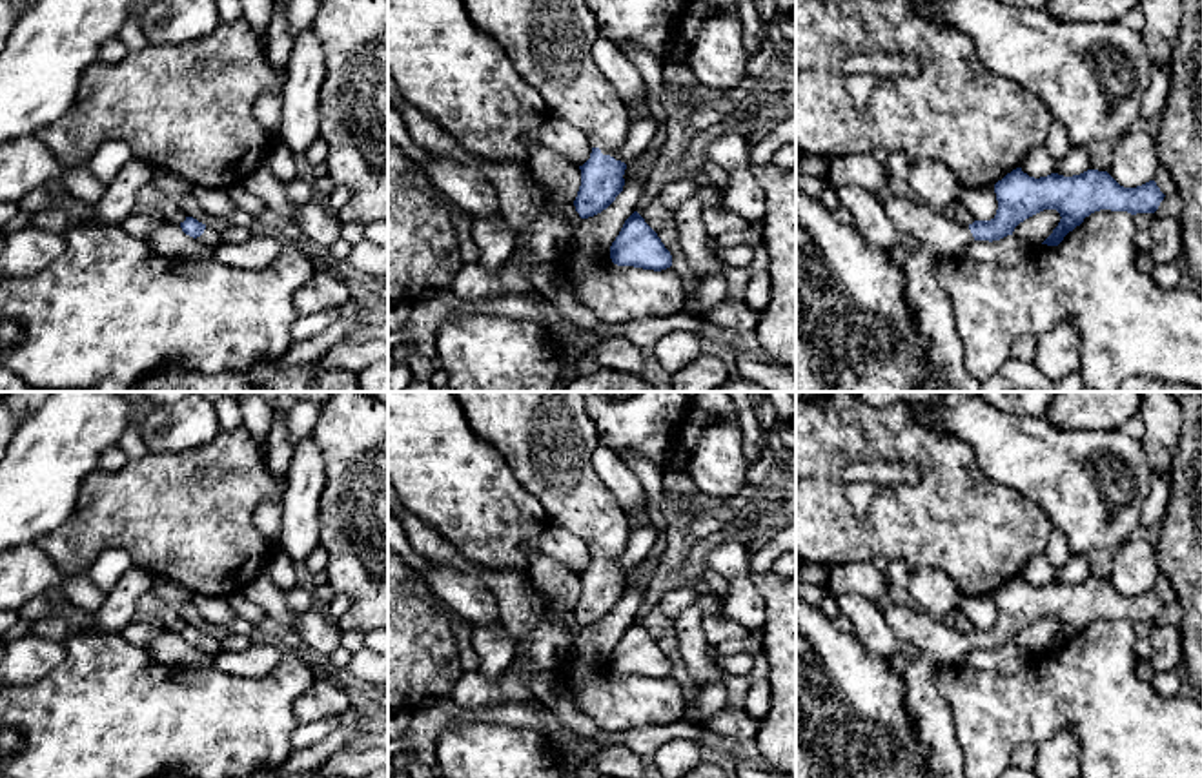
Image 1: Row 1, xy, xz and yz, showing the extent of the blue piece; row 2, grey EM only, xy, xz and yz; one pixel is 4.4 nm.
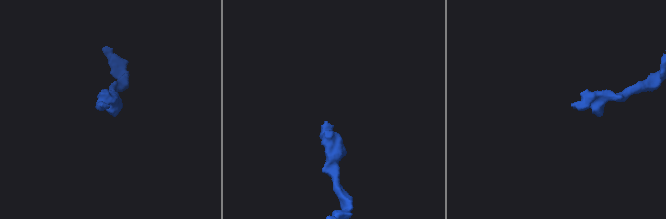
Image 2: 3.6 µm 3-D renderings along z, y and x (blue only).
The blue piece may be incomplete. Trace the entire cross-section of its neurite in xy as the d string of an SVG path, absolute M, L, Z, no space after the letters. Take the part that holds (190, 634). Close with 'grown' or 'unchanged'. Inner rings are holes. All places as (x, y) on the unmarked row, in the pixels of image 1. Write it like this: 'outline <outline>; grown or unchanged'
outline M186 625L186 629L180 630L180 636L186 643L204 652L217 654L220 650L220 643L215 638L208 636L193 625Z; grown

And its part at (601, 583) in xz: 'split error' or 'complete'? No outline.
split error

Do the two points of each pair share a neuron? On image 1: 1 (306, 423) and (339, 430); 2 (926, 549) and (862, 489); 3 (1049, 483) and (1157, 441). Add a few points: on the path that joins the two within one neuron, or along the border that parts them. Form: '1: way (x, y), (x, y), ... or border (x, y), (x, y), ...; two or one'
1: border (321, 410), (310, 434); two
2: border (880, 485), (862, 514), (855, 511), (842, 489); two
3: border (1139, 441), (1153, 470); two

